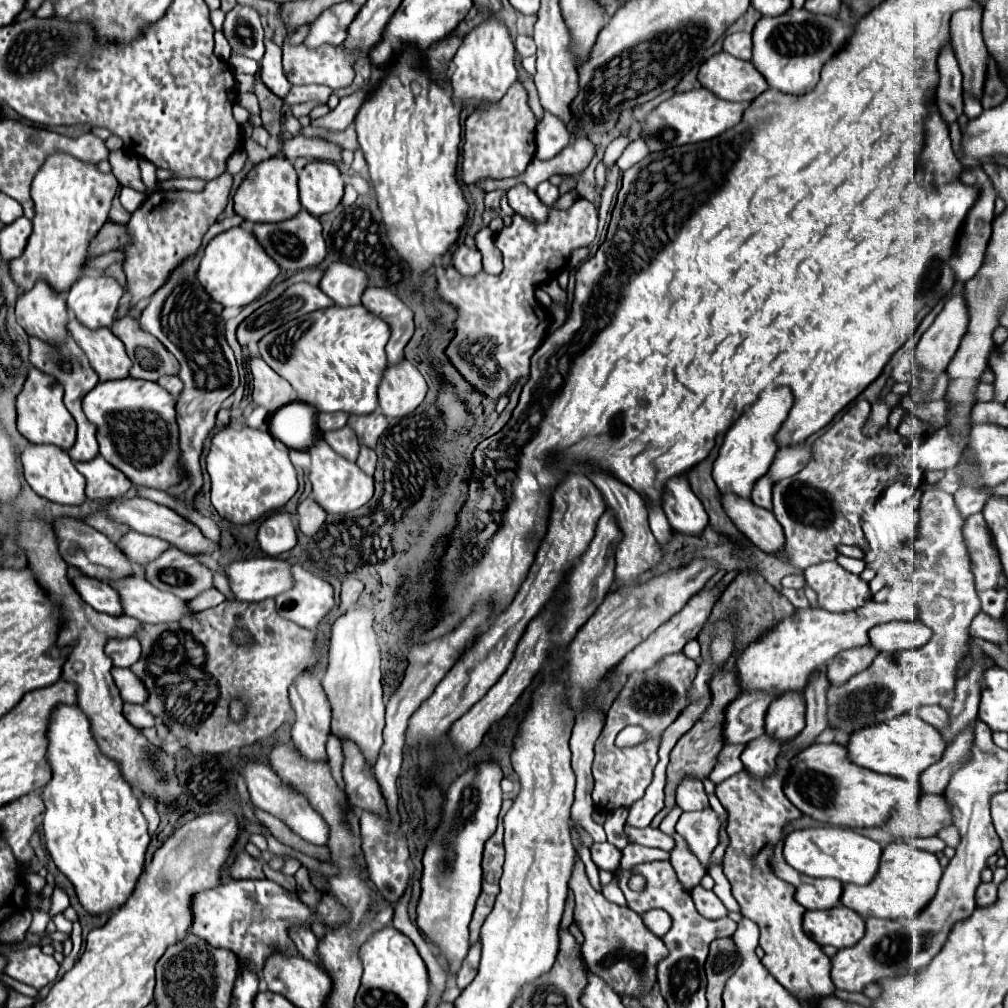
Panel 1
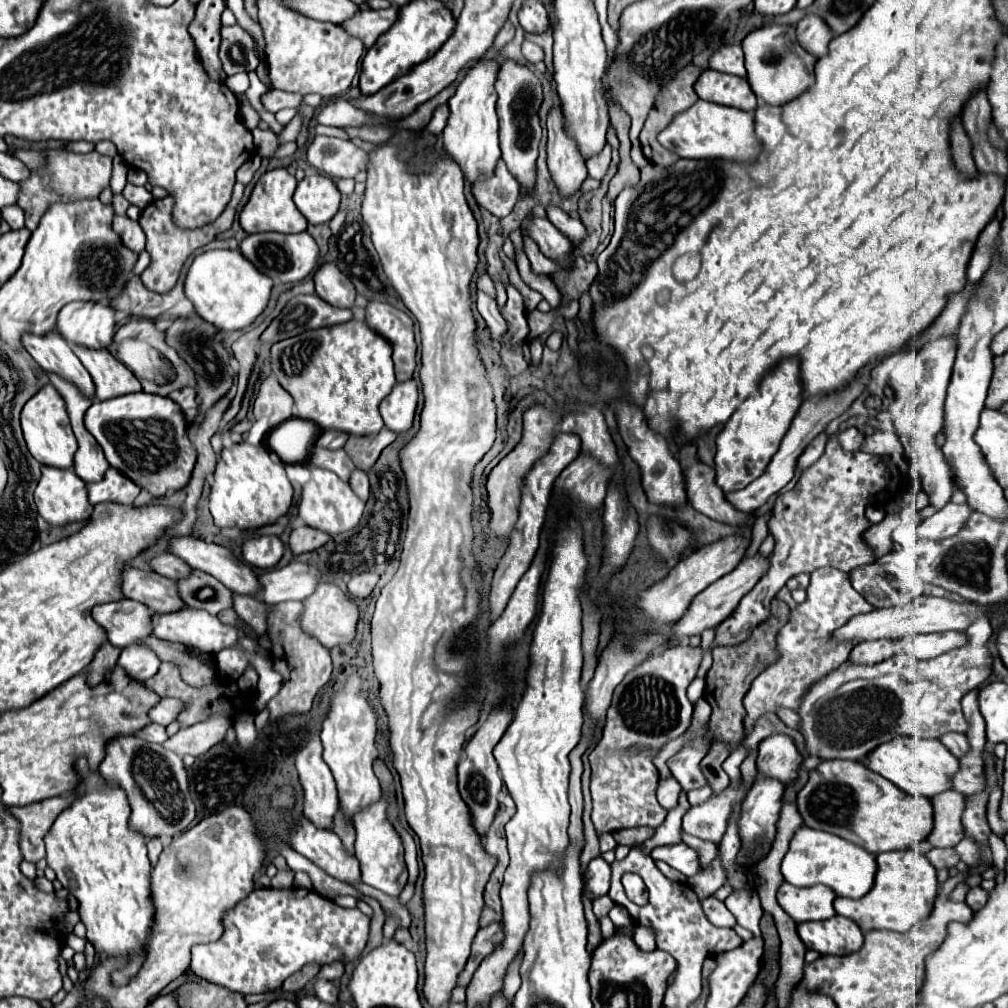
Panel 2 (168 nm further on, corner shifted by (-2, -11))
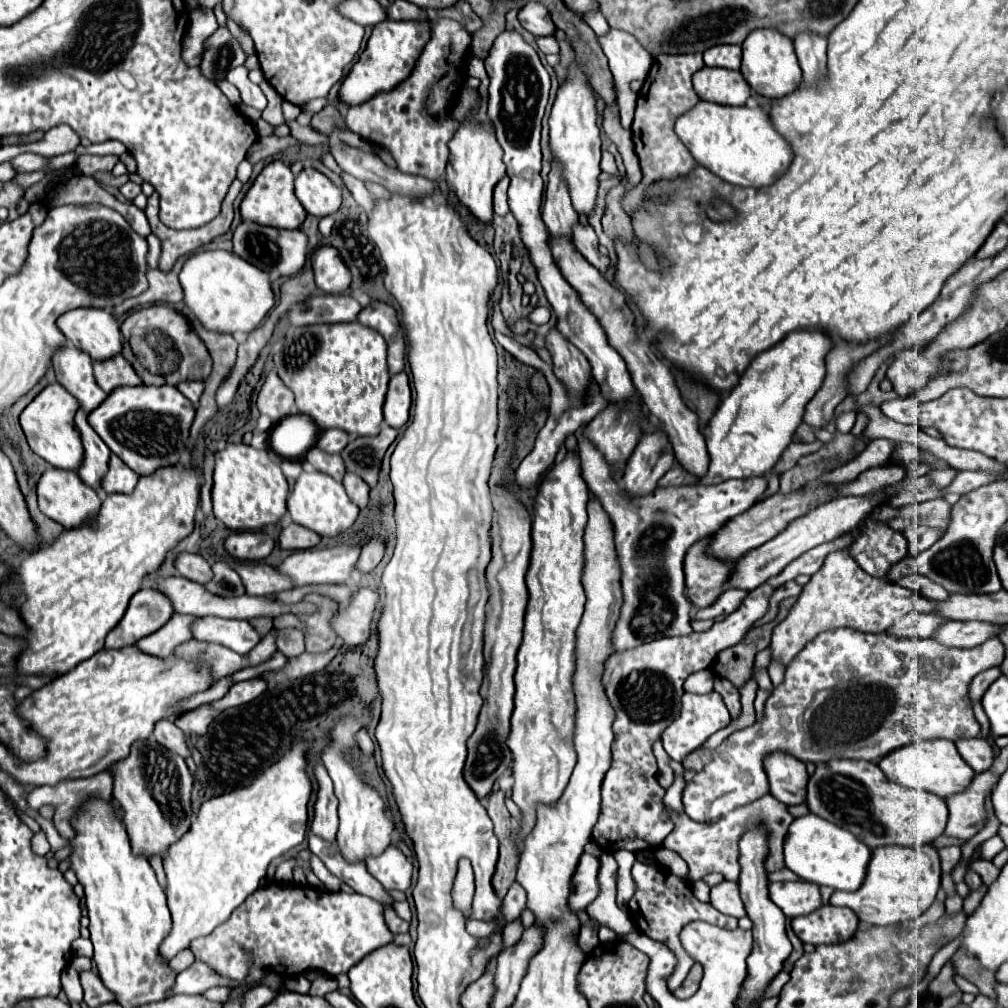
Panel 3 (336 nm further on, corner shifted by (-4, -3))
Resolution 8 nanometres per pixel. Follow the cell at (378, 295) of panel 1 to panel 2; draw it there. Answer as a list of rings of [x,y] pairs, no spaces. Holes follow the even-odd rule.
[[[368,302],[366,324],[390,342],[394,350],[396,382],[410,380],[416,368],[416,340],[410,316],[384,302]]]

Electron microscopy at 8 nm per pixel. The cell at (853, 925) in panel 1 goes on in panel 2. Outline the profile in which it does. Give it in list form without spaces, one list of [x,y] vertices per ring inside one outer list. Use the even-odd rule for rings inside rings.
[[[832,916],[822,922],[800,922],[798,936],[808,950],[816,950],[818,954],[842,954],[842,956],[852,954],[860,950],[864,942],[862,930],[850,918],[844,918],[844,916]]]

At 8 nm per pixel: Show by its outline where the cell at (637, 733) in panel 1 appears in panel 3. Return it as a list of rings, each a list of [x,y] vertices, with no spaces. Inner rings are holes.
[[[634,862],[632,866],[632,876],[636,880],[636,894],[632,896],[632,900],[628,902],[628,910],[632,920],[638,924],[638,928],[650,936],[652,940],[664,942],[676,956],[678,956],[678,966],[672,974],[672,978],[668,980],[668,988],[674,992],[676,988],[682,986],[682,982],[686,980],[690,968],[694,966],[694,960],[690,958],[690,954],[684,950],[682,942],[680,942],[680,932],[686,924],[694,922],[694,920],[702,920],[702,922],[710,922],[716,926],[724,926],[728,930],[736,930],[738,928],[738,920],[732,916],[724,916],[718,910],[714,910],[710,904],[700,902],[692,890],[690,890],[690,882],[672,876],[668,870],[664,870],[662,866],[656,864],[644,864],[644,862]]]

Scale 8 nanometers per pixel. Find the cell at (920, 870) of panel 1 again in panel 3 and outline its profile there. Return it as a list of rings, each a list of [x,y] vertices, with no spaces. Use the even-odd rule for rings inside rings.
[[[932,844],[922,846],[880,846],[872,850],[872,858],[868,862],[868,878],[864,886],[856,892],[834,892],[830,896],[832,906],[846,906],[856,912],[860,920],[859,928],[864,926],[902,926],[924,914],[932,902],[936,900],[936,892],[940,888],[940,860],[938,852]]]

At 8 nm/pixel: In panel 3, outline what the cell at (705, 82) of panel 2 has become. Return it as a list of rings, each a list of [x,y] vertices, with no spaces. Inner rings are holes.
[[[704,66],[694,74],[694,90],[702,100],[716,104],[742,106],[750,98],[750,84],[738,70],[728,68],[708,68]]]

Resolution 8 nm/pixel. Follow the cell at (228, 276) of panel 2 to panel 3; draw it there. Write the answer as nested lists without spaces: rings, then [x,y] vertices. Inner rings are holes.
[[[204,250],[190,254],[182,266],[180,284],[184,288],[184,302],[192,314],[208,330],[224,334],[252,332],[274,306],[274,292],[268,272],[226,250]]]

